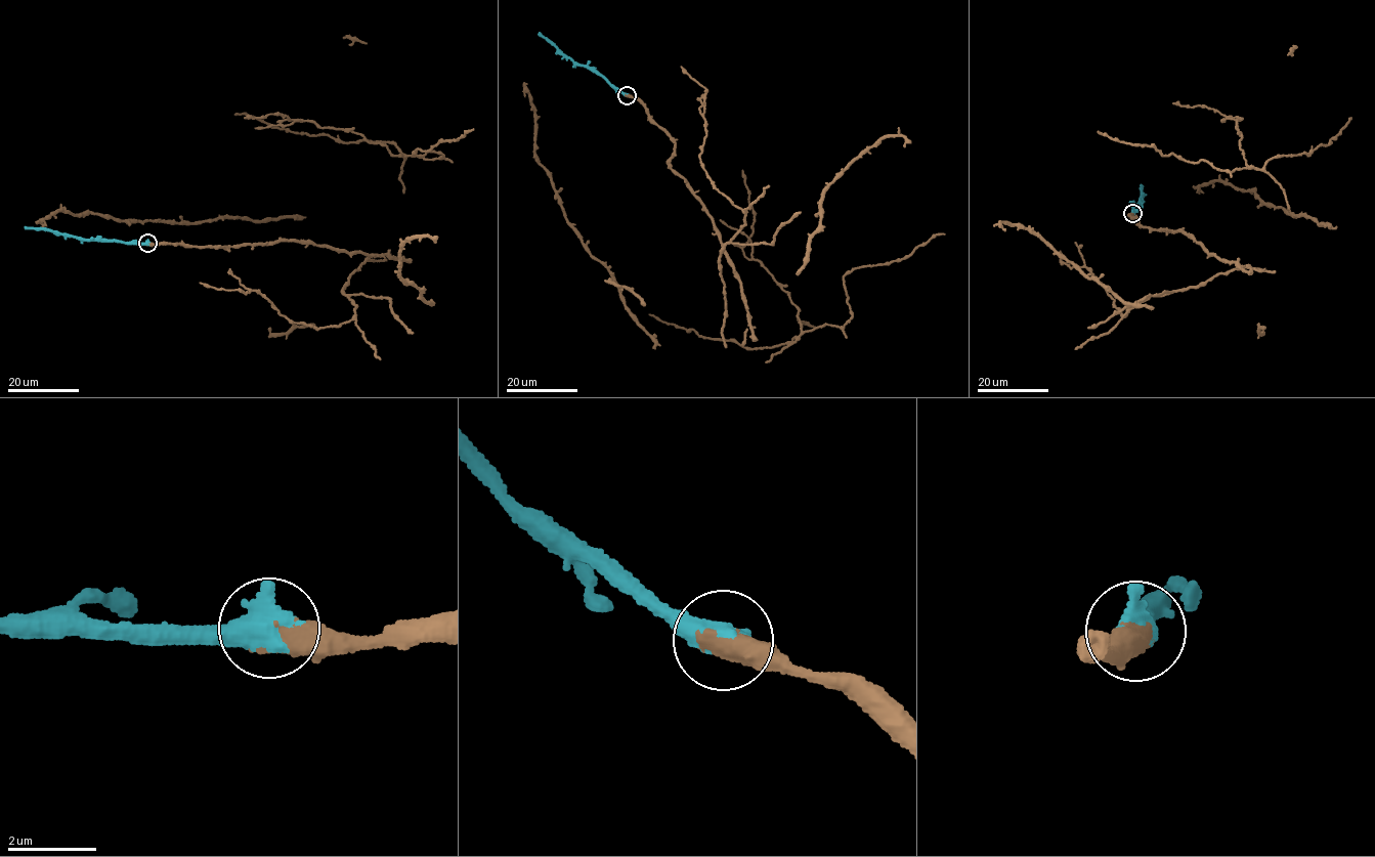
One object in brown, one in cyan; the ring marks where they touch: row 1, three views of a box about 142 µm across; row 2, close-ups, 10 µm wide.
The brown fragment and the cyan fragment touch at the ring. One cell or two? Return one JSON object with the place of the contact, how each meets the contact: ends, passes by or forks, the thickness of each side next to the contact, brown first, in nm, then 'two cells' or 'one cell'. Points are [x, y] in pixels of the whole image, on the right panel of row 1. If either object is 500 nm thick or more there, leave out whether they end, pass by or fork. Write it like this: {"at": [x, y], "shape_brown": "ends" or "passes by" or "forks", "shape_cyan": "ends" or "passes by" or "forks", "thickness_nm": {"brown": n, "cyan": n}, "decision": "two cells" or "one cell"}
{"at": [1132, 213], "thickness_nm": {"brown": 600, "cyan": 700}, "decision": "one cell"}

